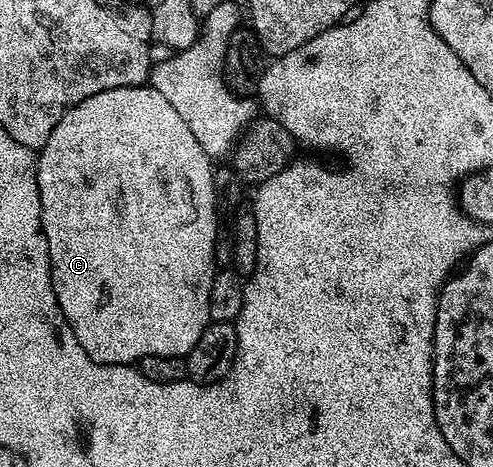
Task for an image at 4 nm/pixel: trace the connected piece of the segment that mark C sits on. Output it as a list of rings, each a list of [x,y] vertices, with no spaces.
[[[148,84],[144,86],[128,86],[127,88],[111,88],[107,92],[95,92],[95,96],[87,96],[87,100],[72,106],[57,121],[51,136],[47,136],[47,144],[37,154],[37,183],[39,184],[39,200],[41,201],[41,227],[47,236],[47,244],[49,245],[53,291],[59,300],[59,308],[63,312],[63,316],[75,332],[83,352],[87,352],[87,356],[91,356],[91,360],[95,360],[99,364],[107,364],[108,366],[128,366],[140,363],[141,359],[147,356],[184,358],[186,354],[191,352],[191,348],[195,348],[195,344],[199,344],[199,336],[203,336],[203,332],[209,327],[211,284],[213,283],[214,274],[219,269],[219,263],[217,263],[217,214],[219,215],[219,203],[217,201],[217,193],[215,192],[215,184],[213,183],[214,169],[214,163],[207,156],[207,152],[203,152],[203,148],[199,148],[199,140],[195,140],[195,136],[188,130],[187,124],[183,124],[183,120],[179,117],[179,112],[175,112],[175,108],[171,108],[170,102],[155,87]]]

